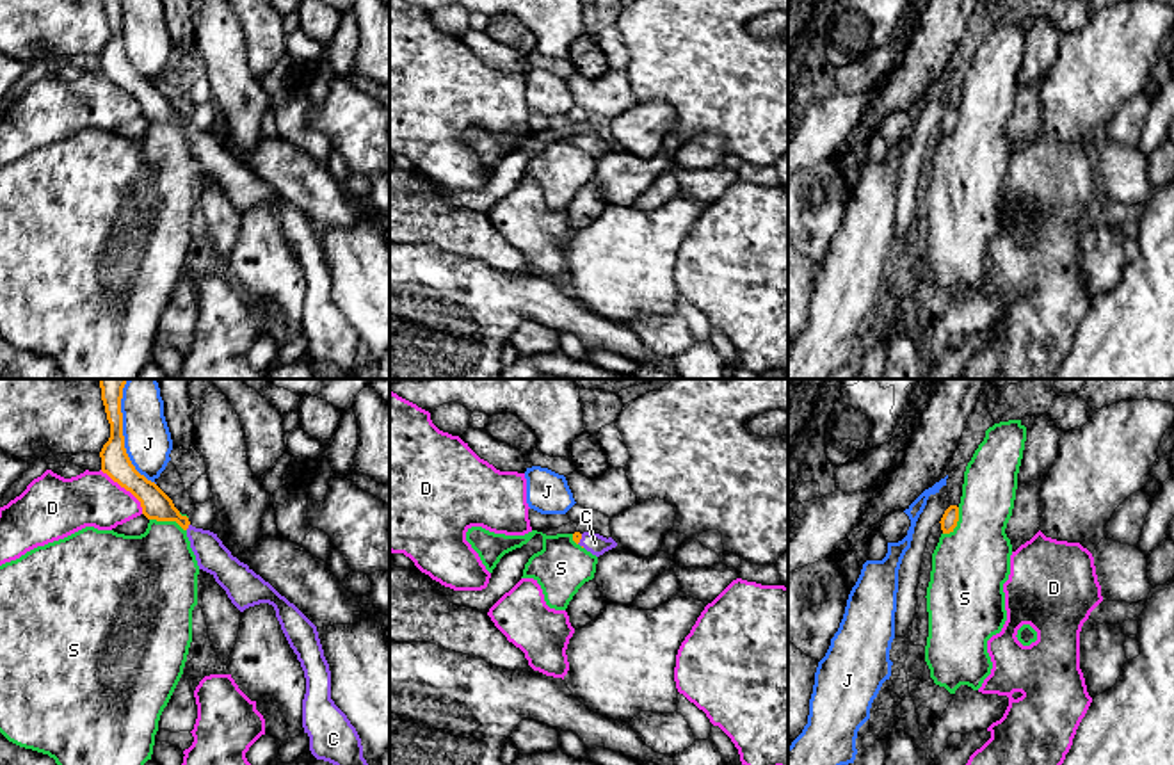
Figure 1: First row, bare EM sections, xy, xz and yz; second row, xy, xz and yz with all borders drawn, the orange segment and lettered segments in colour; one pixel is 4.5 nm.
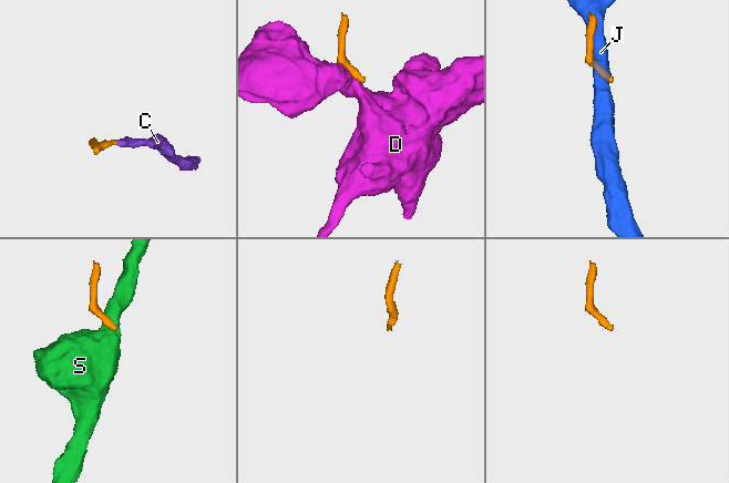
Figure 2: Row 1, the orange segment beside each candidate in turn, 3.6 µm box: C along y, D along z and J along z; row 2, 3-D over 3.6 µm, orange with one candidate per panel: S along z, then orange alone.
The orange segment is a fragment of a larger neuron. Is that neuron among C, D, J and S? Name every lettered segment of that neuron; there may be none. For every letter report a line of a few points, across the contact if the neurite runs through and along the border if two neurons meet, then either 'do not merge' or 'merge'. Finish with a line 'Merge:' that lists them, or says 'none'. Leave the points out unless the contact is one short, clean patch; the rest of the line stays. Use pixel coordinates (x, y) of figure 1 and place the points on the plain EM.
C: line xy (155, 105), (175, 116), (187, 128), (212, 157); merge
D: line xy (100, 72), (123, 88), (139, 104), (143, 114); do not merge
J: do not merge
S: line xy (150, 120), (176, 123), (185, 132); do not merge
Merge: C

